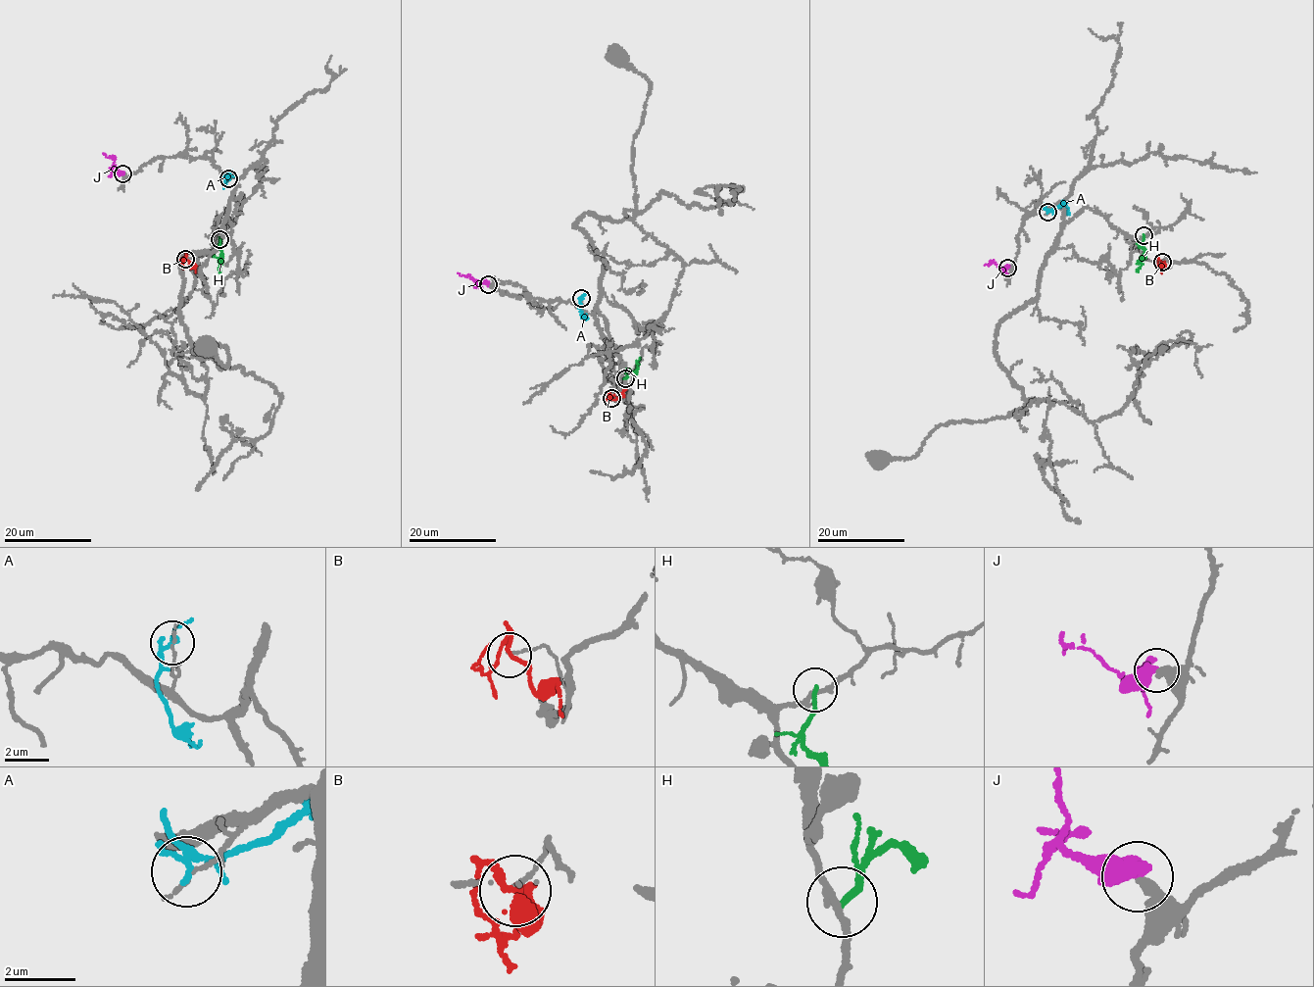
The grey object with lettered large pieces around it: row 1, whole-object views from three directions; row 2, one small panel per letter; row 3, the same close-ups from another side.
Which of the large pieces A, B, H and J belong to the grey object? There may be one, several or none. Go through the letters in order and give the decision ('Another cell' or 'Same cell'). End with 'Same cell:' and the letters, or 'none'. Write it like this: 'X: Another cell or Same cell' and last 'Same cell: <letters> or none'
A: Another cell
B: Another cell
H: Another cell
J: Another cell
Same cell: none

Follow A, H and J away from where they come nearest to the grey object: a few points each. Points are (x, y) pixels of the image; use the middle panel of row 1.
A: (581, 298), (578, 306), (587, 319)
H: (624, 378), (631, 370), (636, 371), (640, 358)
J: (488, 284), (458, 272)

